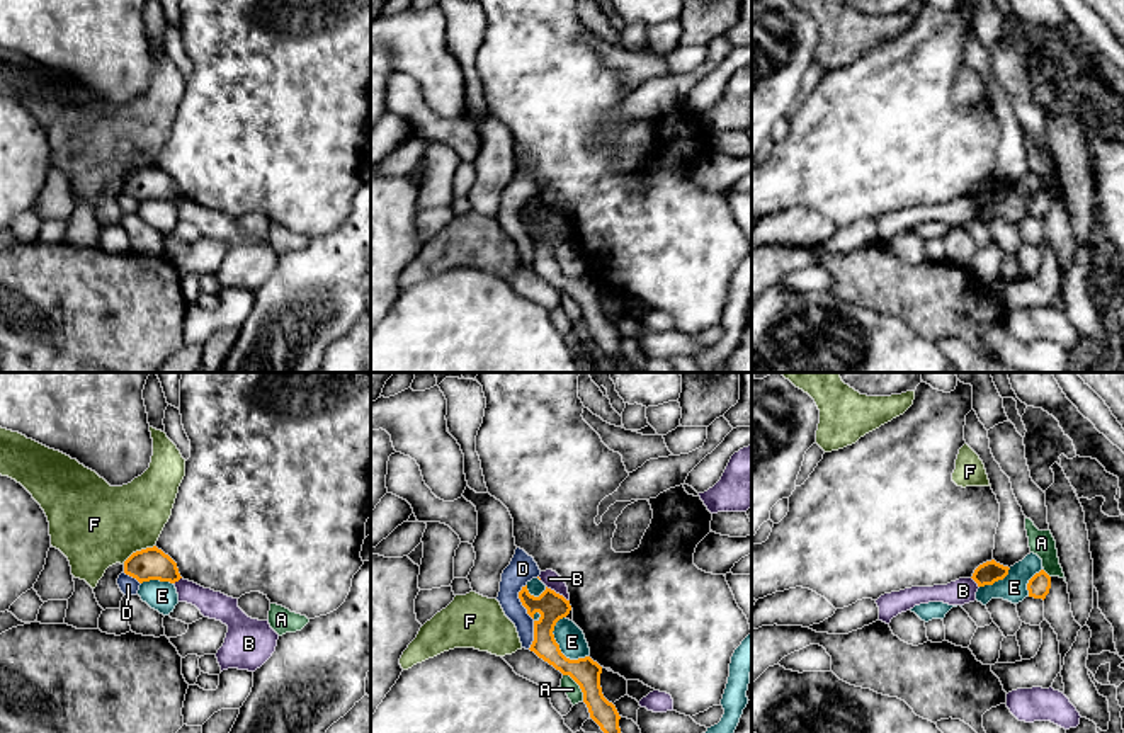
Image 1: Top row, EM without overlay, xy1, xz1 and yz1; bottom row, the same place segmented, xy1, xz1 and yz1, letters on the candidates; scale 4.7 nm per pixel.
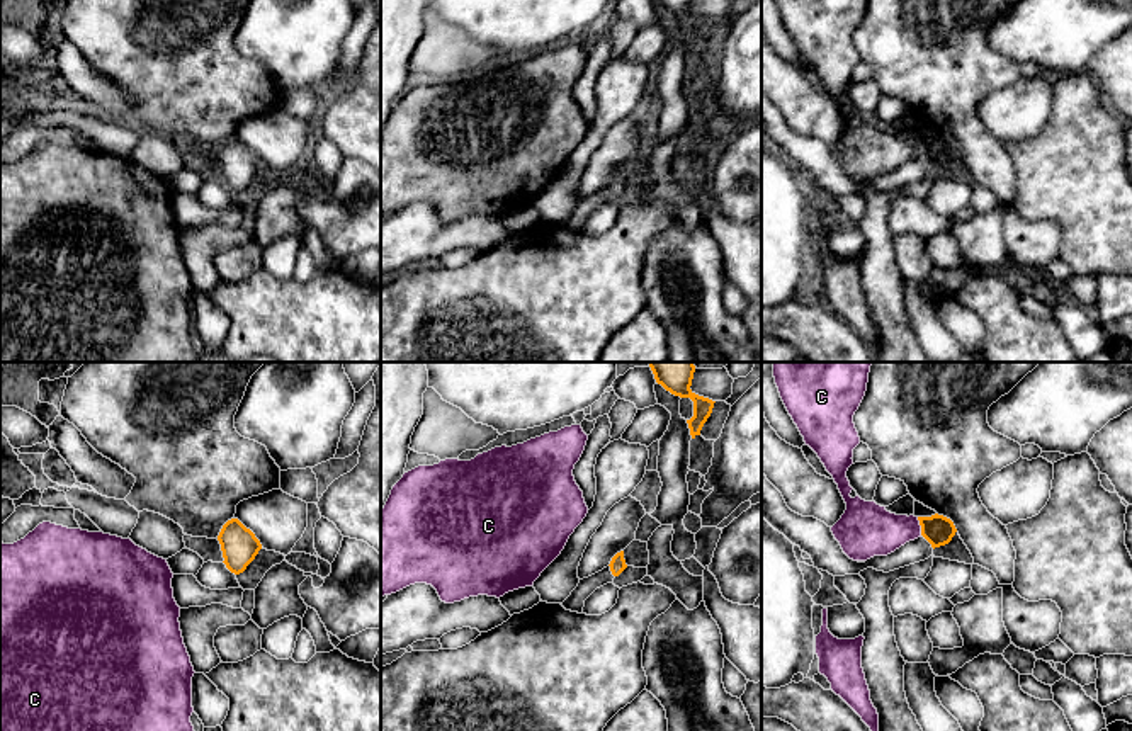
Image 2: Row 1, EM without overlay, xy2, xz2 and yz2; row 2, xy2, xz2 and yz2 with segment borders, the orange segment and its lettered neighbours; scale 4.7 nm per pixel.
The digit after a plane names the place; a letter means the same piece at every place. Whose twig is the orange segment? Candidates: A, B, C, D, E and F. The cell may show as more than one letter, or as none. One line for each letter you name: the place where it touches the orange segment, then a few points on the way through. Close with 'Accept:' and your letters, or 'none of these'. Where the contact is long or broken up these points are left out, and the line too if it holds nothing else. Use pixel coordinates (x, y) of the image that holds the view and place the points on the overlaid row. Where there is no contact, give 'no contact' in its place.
Accept: none of these

